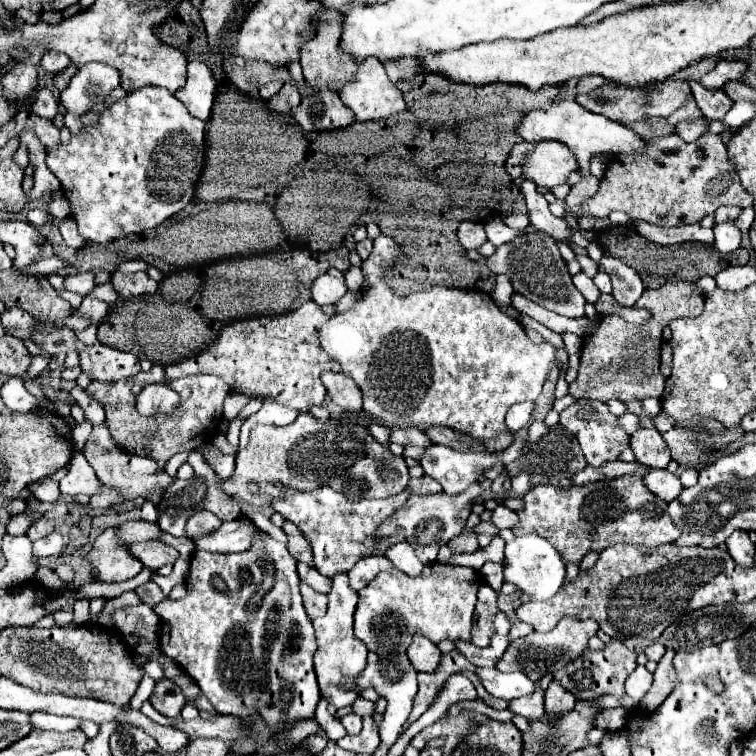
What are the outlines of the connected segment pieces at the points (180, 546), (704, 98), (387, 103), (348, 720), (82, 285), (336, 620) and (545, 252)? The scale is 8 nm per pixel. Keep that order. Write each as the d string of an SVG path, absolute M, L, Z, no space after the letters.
M164 533L160 540L172 547L176 548L181 555L191 556L195 551L193 540L186 537L174 537L168 533Z
M688 79L687 82L690 84L698 108L702 110L702 114L706 118L720 120L730 110L730 98L724 90L708 90L708 88L704 88L702 84L698 84L692 79Z
M376 58L360 64L356 80L342 88L340 98L352 108L358 122L384 120L406 108L402 92L392 84L382 62Z
M348 714L340 720L344 724L344 728L348 730L348 734L358 734L362 730L362 718L356 714Z
M78 272L64 278L64 288L82 296L86 296L94 286L94 272Z
M348 572L334 574L332 580L334 580L334 586L328 592L328 612L322 618L314 620L314 630L318 640L314 666L316 666L318 684L322 690L328 684L334 684L340 688L342 676L358 676L366 668L366 654L368 654L368 648L364 646L364 642L360 642L352 632L352 616L356 610L358 594L348 586Z
M526 232L516 236L512 242L506 242L496 248L496 252L486 258L486 266L494 274L504 274L510 278L514 290L524 298L568 318L582 318L584 316L584 296L572 284L572 276L566 268L558 252L558 242L548 234L534 234Z

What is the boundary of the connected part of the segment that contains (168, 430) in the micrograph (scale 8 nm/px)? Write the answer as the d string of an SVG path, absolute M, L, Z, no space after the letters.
M154 364L150 372L138 372L134 378L118 380L114 384L102 384L102 382L90 382L86 388L86 394L94 400L98 400L106 410L106 426L114 440L122 444L124 448L130 448L130 452L138 452L138 456L150 456L158 460L158 468L164 468L164 464L178 452L190 452L198 446L206 444L208 440L214 440L218 434L218 424L222 422L222 404L228 396L230 388L226 382L218 376L186 376L180 380L170 382L170 388L180 394L180 408L170 416L140 416L134 404L132 386L148 386L154 382L164 380L164 368Z

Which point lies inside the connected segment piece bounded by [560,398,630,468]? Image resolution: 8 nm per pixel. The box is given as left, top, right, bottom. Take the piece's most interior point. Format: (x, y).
(601, 438)

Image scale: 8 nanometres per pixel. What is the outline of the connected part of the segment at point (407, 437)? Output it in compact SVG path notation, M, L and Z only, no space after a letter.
M398 428L398 430L392 430L390 442L402 444L402 446L424 446L424 448L432 446L430 438L420 428Z

